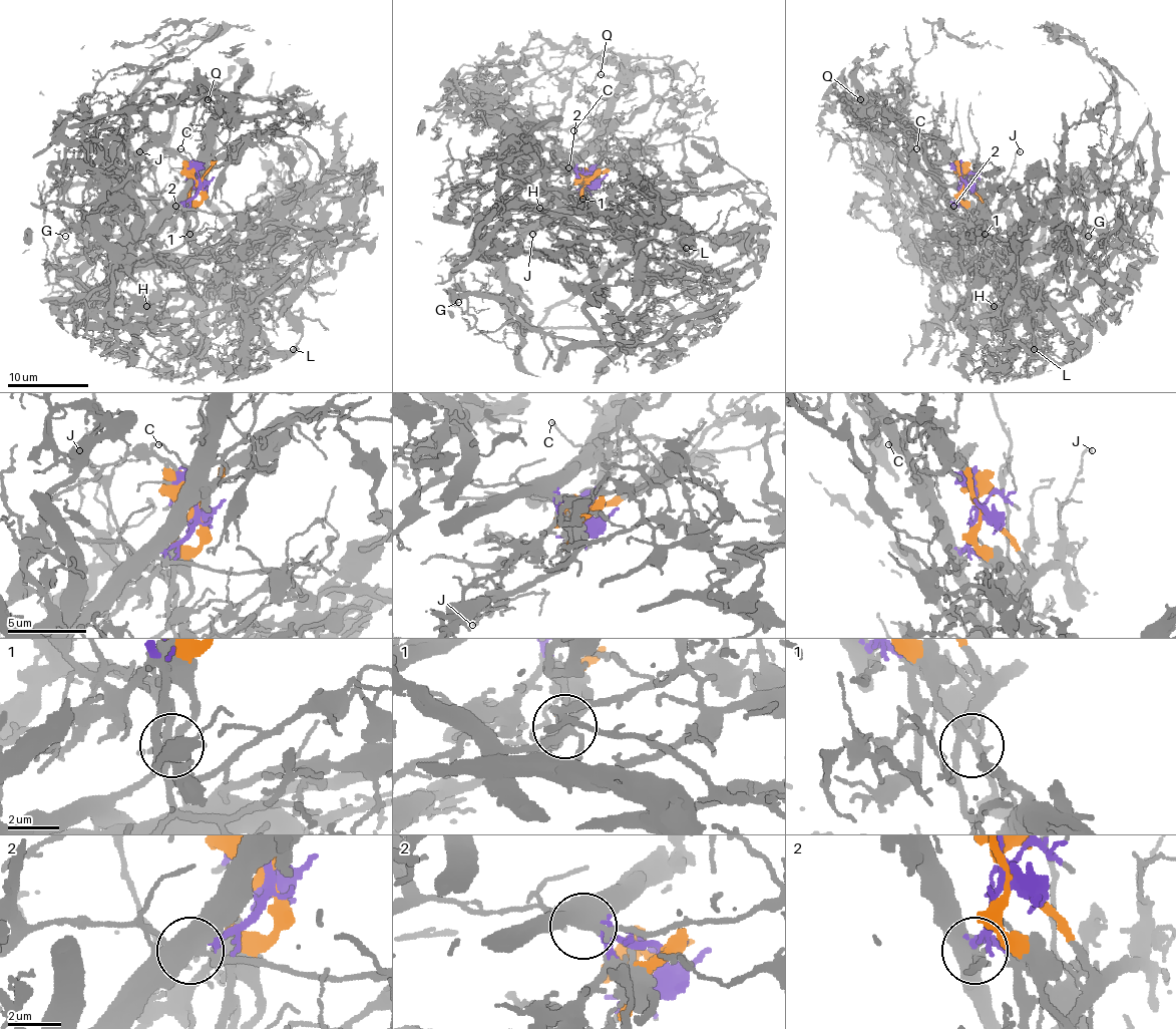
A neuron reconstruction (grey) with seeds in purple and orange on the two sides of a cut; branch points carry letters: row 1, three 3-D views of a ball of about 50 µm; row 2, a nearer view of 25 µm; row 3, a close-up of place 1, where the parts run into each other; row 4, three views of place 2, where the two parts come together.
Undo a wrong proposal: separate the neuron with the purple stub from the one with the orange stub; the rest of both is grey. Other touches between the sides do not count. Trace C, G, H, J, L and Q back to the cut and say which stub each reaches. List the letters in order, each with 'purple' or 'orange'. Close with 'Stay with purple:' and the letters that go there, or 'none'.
C: purple
G: orange
H: purple
J: orange
L: purple
Q: purple
Stay with purple: C, H, L, Q

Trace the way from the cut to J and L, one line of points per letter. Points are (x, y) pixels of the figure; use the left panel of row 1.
J: (200, 184), (189, 192), (185, 212), (161, 210), (155, 206), (155, 182), (149, 176), (149, 163), (139, 151)
L: (200, 186), (185, 242), (206, 230), (249, 242), (247, 263), (269, 269), (255, 287), (301, 333), (293, 349)

